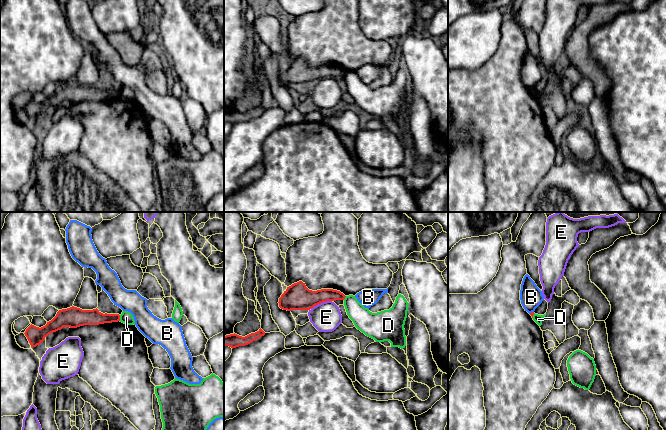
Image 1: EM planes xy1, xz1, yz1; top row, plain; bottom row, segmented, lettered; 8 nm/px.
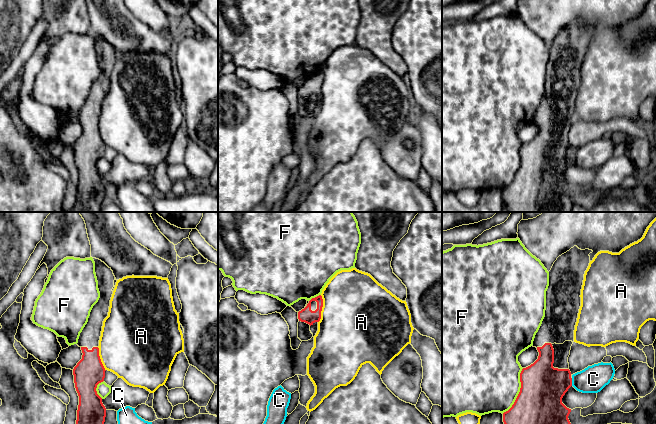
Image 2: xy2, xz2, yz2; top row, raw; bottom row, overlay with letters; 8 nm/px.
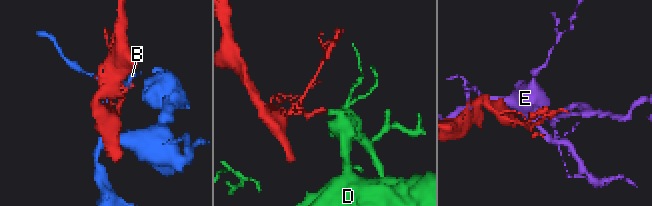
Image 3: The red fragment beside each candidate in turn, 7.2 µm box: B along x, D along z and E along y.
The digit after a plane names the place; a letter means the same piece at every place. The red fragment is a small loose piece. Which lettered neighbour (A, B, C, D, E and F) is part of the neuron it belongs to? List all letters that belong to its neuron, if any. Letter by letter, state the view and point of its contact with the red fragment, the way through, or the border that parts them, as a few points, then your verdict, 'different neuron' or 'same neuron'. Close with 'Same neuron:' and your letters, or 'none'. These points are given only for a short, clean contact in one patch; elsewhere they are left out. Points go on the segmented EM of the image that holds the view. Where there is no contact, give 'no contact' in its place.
A: contact xz2 (321, 309); border xz2 (321, 295), (322, 310), (321, 318), (318, 322); different neuron
B: contact yz1 (532, 312); different neuron
C: contact yz2 (571, 382); different neuron
D: contact xy1 (119, 318); border xy1 (119, 315), (120, 320); different neuron
E: contact xz1 (319, 303); different neuron
F: contact yz2 (519, 392); different neuron
Same neuron: none

